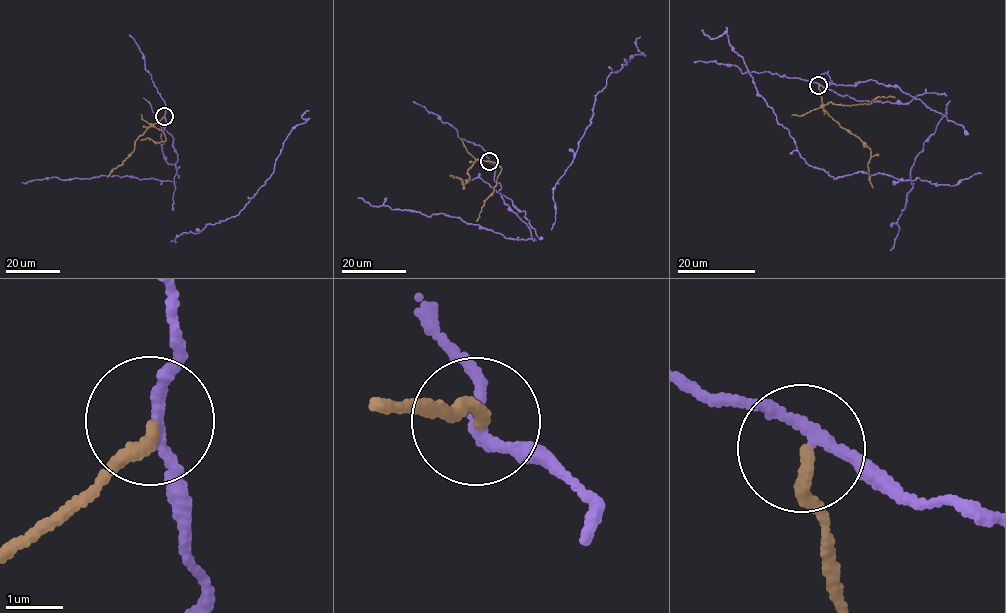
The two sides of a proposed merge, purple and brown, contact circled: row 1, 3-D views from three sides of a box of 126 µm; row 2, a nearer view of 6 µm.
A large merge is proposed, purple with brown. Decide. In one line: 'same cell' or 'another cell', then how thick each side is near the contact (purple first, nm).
another cell; 180 nm thick on the purple side, 240 nm on the other

